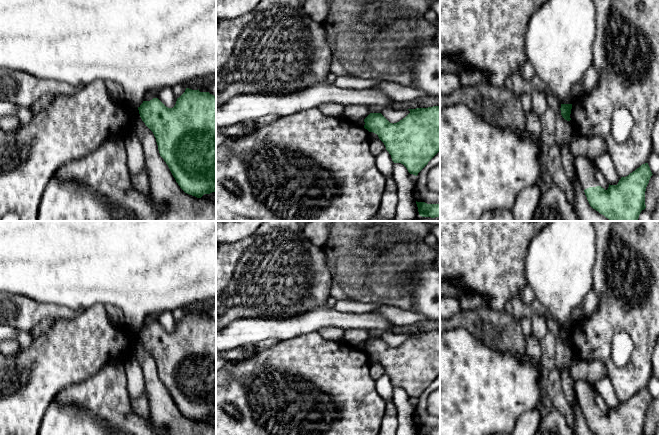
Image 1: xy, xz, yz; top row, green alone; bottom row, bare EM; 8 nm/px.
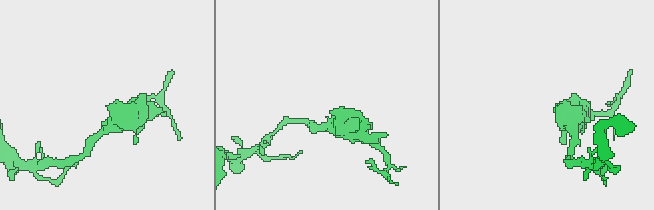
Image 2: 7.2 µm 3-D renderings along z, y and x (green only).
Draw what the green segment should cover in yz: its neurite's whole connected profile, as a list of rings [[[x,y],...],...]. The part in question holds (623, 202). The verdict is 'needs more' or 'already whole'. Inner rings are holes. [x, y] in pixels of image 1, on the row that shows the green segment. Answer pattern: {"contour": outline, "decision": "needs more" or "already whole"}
{"contour": [[[586,155],[574,159],[576,177],[585,192],[590,206],[604,215],[610,221],[638,221],[645,205],[645,191],[651,176],[653,175],[648,163],[642,164],[626,177],[621,177],[617,185],[610,185],[607,190],[602,188],[591,173],[591,161]]], "decision": "needs more"}

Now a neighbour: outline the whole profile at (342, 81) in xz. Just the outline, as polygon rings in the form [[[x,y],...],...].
[[[337,75],[333,85],[345,89],[369,89],[378,85],[380,82],[380,79],[374,78],[357,78],[350,75]]]

